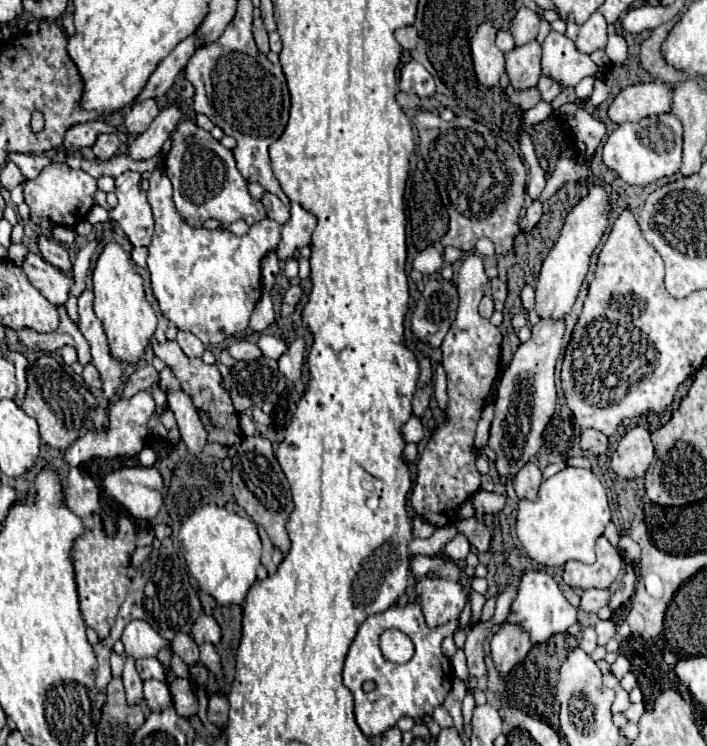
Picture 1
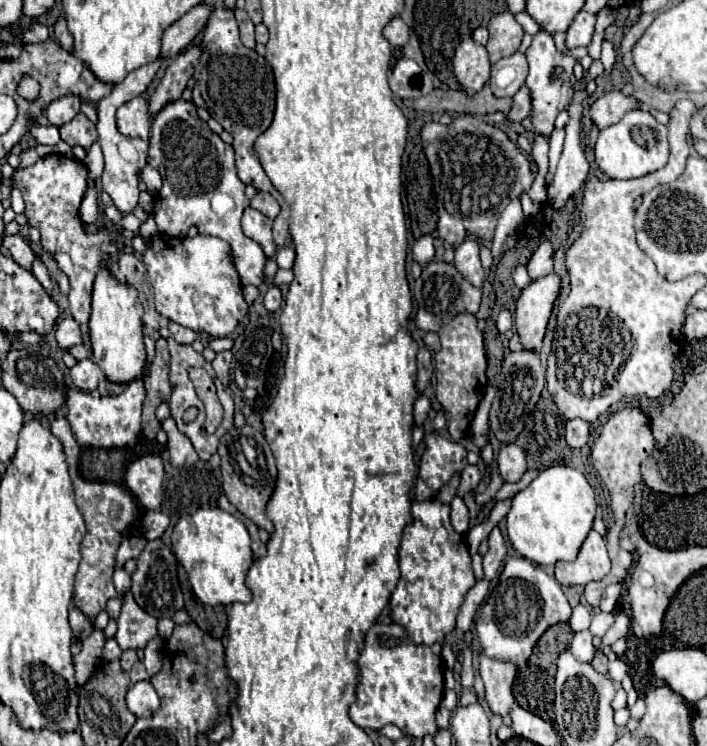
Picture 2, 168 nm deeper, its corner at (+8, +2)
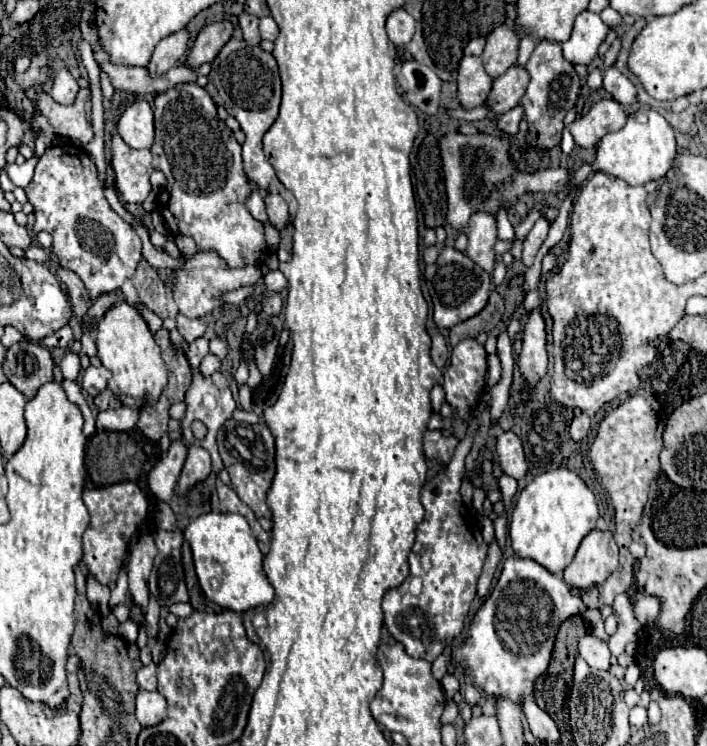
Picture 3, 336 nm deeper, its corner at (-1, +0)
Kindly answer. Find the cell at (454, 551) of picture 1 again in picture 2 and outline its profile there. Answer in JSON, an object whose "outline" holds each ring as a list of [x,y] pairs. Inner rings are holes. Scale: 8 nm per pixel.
{"outline":[[[455,497],[451,501],[451,525],[459,533],[469,531],[469,511],[467,511],[467,505],[463,503],[461,497]]]}

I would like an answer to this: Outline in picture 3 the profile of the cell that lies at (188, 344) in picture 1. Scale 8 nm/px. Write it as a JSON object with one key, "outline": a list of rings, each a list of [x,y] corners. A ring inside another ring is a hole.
{"outline":[[[178,315],[178,317],[176,317],[176,323],[178,323],[180,335],[182,335],[188,343],[192,343],[192,341],[198,339],[198,337],[202,337],[204,331],[206,331],[204,321],[200,321],[200,319],[188,319],[188,317],[184,317],[184,315]]]}

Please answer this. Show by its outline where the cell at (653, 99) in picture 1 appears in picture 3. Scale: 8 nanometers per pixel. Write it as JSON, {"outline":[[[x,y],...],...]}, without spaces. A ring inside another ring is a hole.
{"outline":[[[602,99],[586,115],[576,119],[568,129],[580,147],[594,147],[606,133],[624,127],[626,119],[628,113],[618,101]]]}

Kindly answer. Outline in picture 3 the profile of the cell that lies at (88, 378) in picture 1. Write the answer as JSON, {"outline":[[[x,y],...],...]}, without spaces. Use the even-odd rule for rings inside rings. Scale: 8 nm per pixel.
{"outline":[[[90,365],[90,367],[82,373],[82,389],[84,389],[90,397],[96,397],[100,391],[106,389],[110,377],[112,377],[112,373],[110,373],[106,367],[92,367],[92,365]]]}

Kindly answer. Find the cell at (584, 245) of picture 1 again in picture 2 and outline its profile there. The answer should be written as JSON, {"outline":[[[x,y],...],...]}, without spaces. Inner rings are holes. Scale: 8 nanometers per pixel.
{"outline":[[[551,273],[543,279],[529,283],[523,289],[521,297],[517,299],[515,329],[525,351],[539,353],[559,289],[561,289],[561,279],[555,273]]]}

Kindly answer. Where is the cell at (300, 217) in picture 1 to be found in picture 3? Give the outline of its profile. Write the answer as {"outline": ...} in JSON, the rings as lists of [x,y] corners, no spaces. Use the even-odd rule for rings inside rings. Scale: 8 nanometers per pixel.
{"outline":[[[232,37],[220,49],[216,59],[212,61],[212,71],[208,75],[208,81],[210,81],[210,85],[214,85],[220,101],[222,101],[222,107],[228,111],[228,115],[232,115],[240,123],[242,131],[246,133],[246,141],[242,145],[242,159],[244,159],[244,171],[246,171],[248,179],[270,193],[280,193],[290,207],[290,219],[294,219],[296,217],[296,199],[280,183],[280,179],[274,173],[274,167],[270,165],[268,157],[262,151],[262,137],[278,117],[280,93],[282,93],[280,73],[278,73],[278,65],[276,65],[272,53],[266,53],[260,47],[250,47],[248,43]]]}

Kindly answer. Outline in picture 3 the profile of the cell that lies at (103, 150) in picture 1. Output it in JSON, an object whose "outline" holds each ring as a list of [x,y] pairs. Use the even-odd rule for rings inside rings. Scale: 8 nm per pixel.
{"outline":[[[38,89],[38,109],[48,117],[54,131],[64,139],[76,139],[88,145],[94,139],[90,119],[90,91],[80,89],[74,105],[60,105],[48,93]]]}

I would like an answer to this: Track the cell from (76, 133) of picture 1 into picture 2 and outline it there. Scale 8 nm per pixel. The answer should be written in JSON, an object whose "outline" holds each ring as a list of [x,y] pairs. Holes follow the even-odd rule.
{"outline":[[[67,95],[67,97],[59,97],[59,99],[51,101],[47,107],[49,123],[59,127],[59,125],[71,121],[79,113],[79,105],[81,105],[81,101],[75,95]]]}

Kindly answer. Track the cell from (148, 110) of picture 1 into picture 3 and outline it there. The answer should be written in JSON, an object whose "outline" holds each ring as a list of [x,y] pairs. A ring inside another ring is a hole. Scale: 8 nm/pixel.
{"outline":[[[146,99],[134,101],[118,121],[120,137],[132,149],[150,149],[154,143],[154,111]]]}

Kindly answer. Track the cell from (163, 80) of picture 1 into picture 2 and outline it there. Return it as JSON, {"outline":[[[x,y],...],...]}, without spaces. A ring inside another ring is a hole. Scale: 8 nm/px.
{"outline":[[[159,59],[135,69],[133,73],[129,73],[119,85],[113,87],[113,91],[103,97],[103,101],[99,101],[99,121],[97,121],[97,133],[99,133],[99,143],[103,149],[103,157],[105,157],[105,169],[103,169],[103,191],[107,191],[115,203],[115,207],[123,213],[131,213],[137,207],[139,201],[139,171],[145,167],[145,157],[147,157],[149,143],[141,141],[141,139],[131,139],[125,137],[117,131],[115,125],[115,111],[125,103],[131,101],[137,95],[143,95],[147,91],[147,87],[151,85],[151,81],[157,77],[159,73]]]}

